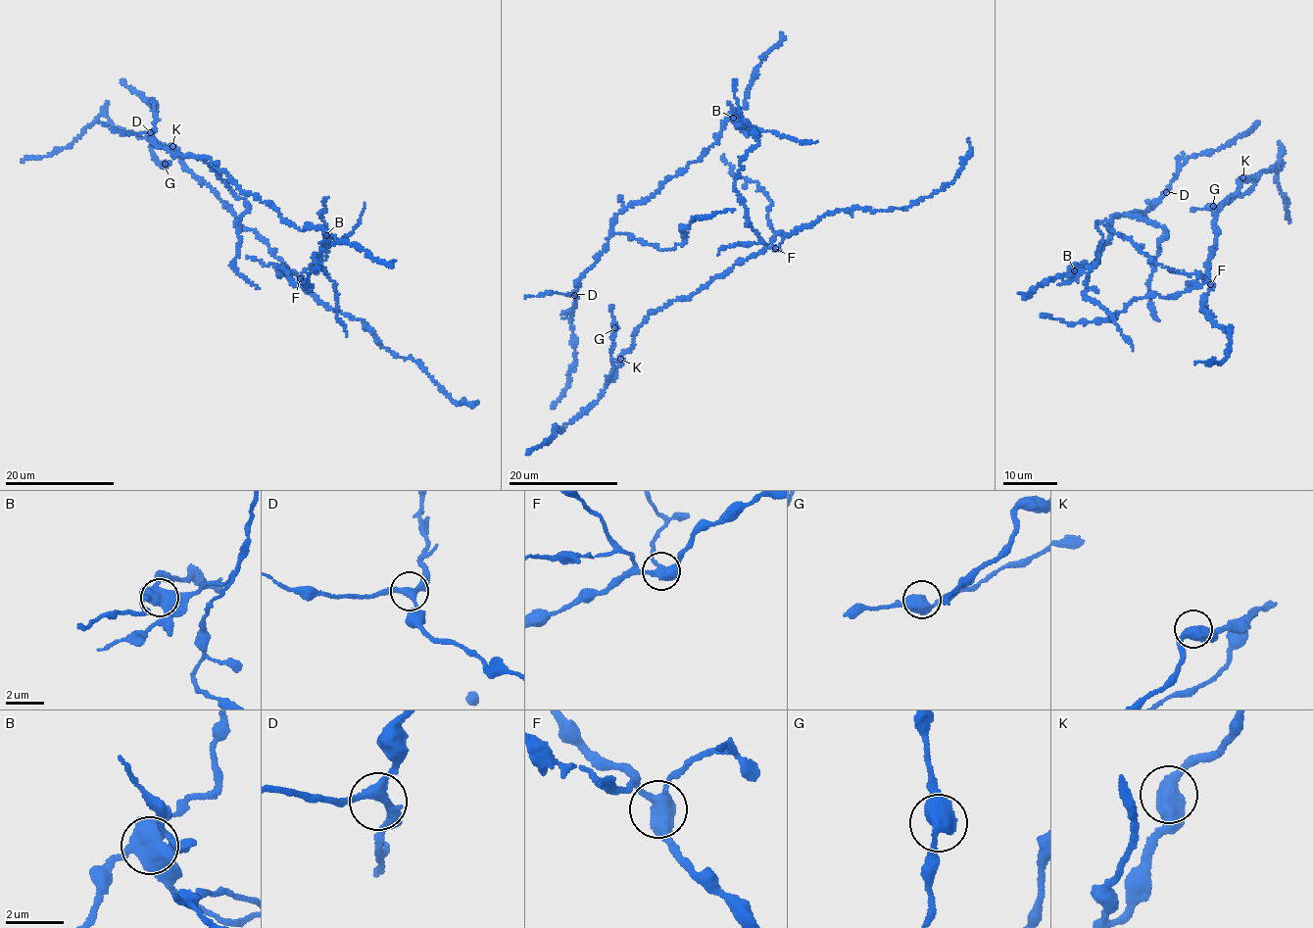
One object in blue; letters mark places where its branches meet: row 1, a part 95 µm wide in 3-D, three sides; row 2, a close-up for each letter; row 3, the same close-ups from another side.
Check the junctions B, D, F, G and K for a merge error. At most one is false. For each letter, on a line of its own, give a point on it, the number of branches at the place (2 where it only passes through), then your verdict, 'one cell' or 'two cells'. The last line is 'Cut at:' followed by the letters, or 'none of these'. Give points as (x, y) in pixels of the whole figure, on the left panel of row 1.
B: (326, 235) | 3 | two cells
D: (150, 132) | 3 | one cell
F: (300, 278) | 3 | one cell
G: (165, 164) | 2 | one cell
K: (172, 146) | 2 | one cell
Cut at: B

